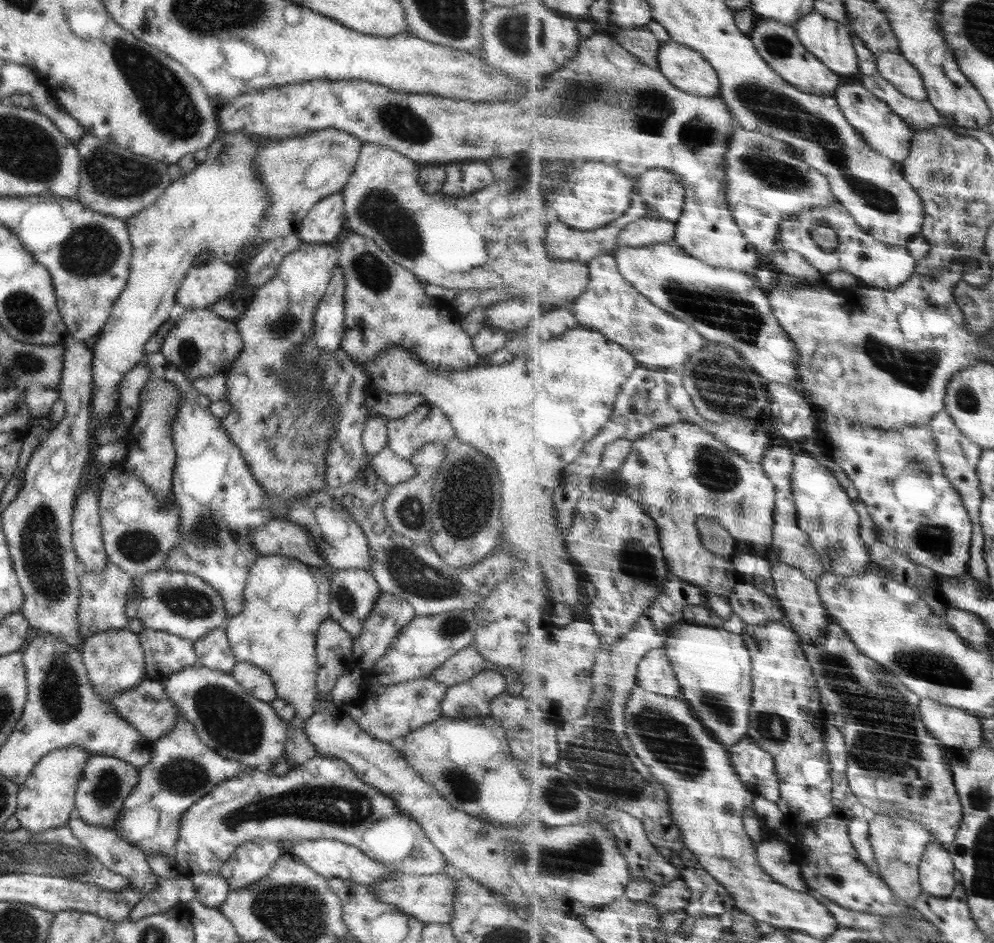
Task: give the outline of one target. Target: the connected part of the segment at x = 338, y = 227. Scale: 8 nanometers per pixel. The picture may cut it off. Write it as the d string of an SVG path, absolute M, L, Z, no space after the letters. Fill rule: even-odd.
M340 192L329 194L312 206L300 223L297 234L306 243L329 243L342 232L346 218Z

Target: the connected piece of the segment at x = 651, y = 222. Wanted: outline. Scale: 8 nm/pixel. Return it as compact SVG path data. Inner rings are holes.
M642 218L622 231L618 236L618 245L619 247L640 247L668 242L668 240L674 241L676 226L674 222L668 222L662 218Z

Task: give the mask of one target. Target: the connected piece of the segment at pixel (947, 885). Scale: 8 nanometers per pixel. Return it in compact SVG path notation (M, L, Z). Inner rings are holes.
M930 843L920 864L920 881L926 892L941 898L950 897L958 887L954 878L957 866L947 845Z

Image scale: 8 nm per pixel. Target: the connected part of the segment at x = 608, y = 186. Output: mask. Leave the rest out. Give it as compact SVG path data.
M586 161L584 164L578 164L578 168L572 170L568 176L570 180L564 180L560 188L556 186L554 194L548 192L547 206L554 216L558 214L562 216L561 222L580 228L580 230L596 230L622 218L632 208L636 184L631 175L622 174L614 166L606 162Z

